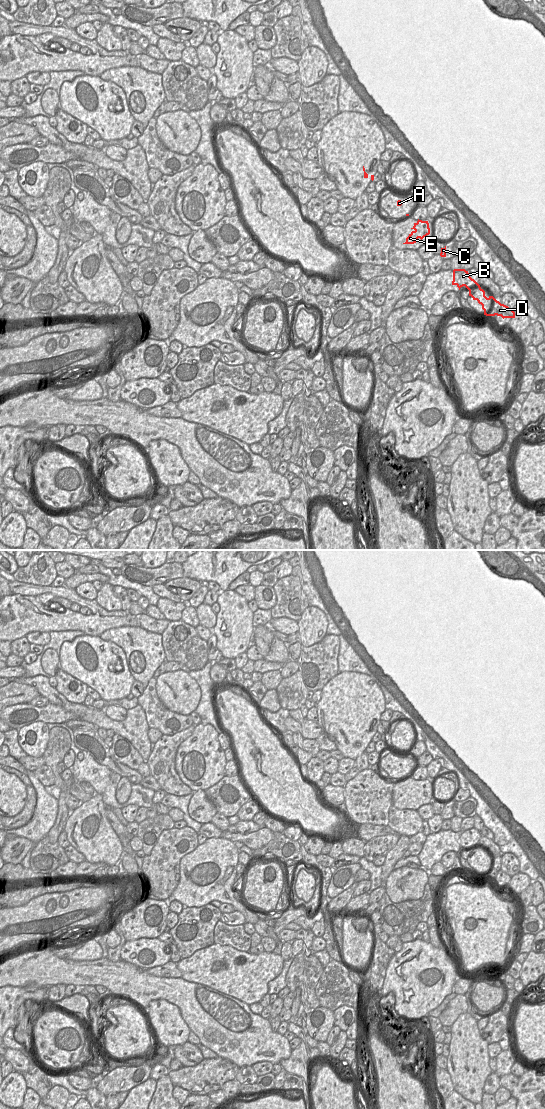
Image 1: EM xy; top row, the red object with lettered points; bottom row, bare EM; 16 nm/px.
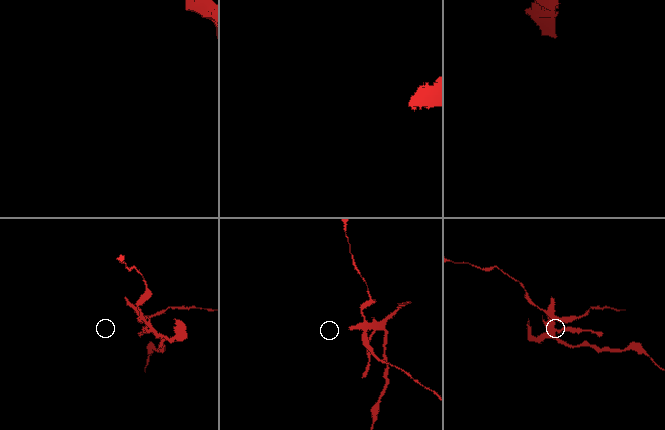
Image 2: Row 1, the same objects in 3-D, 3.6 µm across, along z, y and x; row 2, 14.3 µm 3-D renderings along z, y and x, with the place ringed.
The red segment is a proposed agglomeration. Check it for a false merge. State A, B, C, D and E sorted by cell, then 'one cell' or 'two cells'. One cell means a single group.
A B C D / E | two cells

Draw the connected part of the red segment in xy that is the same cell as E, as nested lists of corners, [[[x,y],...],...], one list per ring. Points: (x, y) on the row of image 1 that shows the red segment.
[[[419,220],[414,223],[414,226],[411,228],[413,231],[406,238],[406,242],[403,244],[414,244],[420,238],[421,240],[425,237],[427,231],[430,232],[428,221]]]

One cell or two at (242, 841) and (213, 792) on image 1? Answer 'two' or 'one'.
one

